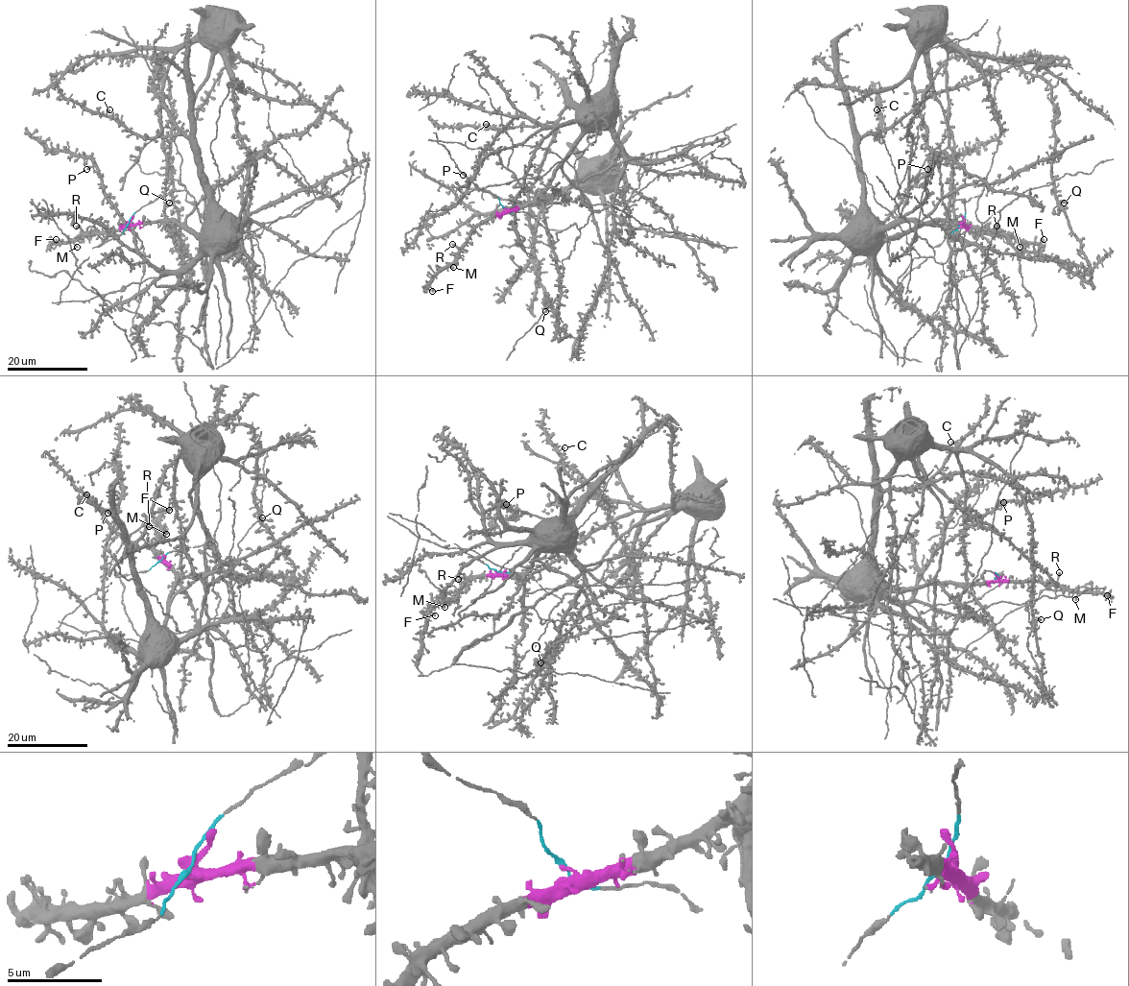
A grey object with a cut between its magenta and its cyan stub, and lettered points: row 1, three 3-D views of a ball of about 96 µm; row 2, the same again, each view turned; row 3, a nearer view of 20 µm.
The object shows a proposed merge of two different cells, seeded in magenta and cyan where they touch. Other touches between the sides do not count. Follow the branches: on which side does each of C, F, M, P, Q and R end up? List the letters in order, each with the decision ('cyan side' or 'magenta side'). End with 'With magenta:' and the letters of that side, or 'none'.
C: magenta side
F: magenta side
M: magenta side
P: magenta side
Q: cyan side
R: magenta side
With magenta: C, F, M, P, R

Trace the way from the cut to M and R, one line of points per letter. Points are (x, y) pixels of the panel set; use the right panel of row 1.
M: (961, 225), (972, 231), (1010, 233), (1020, 247)
R: (961, 225), (972, 231), (998, 232), (996, 226)

